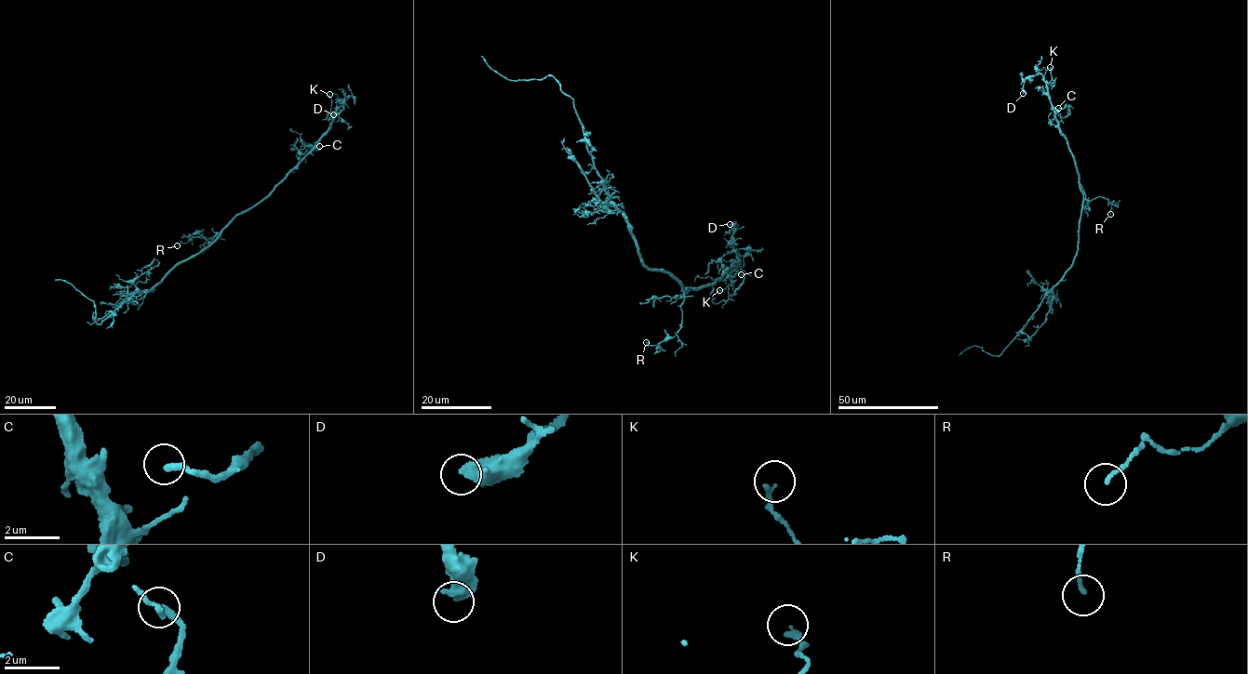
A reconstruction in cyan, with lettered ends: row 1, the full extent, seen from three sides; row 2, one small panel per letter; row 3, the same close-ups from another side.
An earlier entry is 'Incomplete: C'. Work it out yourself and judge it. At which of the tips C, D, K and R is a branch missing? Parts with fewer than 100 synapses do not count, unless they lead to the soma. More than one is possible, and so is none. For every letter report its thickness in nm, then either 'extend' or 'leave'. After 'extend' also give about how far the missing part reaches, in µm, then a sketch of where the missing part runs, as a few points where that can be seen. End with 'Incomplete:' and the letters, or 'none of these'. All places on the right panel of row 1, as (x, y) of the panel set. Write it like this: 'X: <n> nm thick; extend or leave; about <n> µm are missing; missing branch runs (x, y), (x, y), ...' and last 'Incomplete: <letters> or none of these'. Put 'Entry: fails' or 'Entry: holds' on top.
Entry: fails
C: 240 nm thick; leave
D: 260 nm thick; leave
K: 200 nm thick; leave
R: 140 nm thick; leave
Incomplete: none of these

